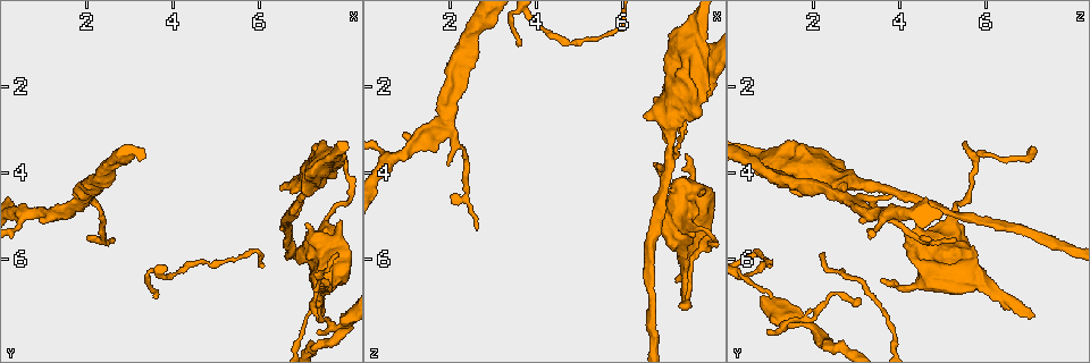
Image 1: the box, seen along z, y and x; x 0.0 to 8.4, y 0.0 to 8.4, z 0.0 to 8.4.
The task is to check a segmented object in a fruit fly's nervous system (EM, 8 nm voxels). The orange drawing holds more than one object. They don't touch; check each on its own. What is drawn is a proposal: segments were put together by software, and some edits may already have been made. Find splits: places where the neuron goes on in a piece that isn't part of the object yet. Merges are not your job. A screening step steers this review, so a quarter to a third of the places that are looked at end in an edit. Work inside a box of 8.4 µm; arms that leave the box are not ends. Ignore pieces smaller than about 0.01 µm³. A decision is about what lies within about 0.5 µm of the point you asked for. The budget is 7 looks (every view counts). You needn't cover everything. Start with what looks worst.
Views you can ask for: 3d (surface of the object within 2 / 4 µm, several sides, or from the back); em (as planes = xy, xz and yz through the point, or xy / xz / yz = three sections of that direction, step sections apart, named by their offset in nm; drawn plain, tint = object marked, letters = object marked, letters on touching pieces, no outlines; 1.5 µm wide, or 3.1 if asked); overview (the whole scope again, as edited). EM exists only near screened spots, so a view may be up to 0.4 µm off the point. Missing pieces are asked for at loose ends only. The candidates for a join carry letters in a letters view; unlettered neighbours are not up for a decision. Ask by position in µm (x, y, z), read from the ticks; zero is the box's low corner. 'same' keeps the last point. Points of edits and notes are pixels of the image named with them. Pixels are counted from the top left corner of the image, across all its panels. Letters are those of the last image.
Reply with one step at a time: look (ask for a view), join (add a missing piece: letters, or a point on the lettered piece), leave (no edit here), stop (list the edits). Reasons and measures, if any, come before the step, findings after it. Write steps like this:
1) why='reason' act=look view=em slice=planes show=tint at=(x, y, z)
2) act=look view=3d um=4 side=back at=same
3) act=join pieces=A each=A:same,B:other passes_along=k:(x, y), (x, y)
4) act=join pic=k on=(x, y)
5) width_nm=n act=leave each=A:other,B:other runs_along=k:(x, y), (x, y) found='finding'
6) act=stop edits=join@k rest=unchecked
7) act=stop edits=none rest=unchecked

why='tapers out' act=look view=em slice=planes show=plain at=(7.45, 7.30, 7.10)

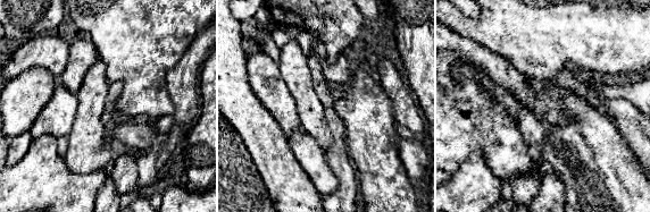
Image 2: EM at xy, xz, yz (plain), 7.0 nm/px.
act=look view=em slice=planes show=letters at=same

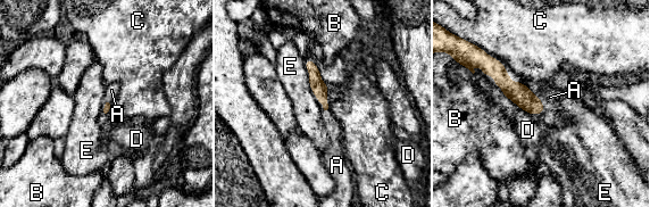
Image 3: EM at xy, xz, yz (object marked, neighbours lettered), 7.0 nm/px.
act=join pieces=A each=A:same,B:other,C:other,D:other,E:other passes_along=3:(522, 96), (524, 85), (550, 97) found='it goes on there'

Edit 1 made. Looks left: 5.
why='see it whole again' act=look view=overview

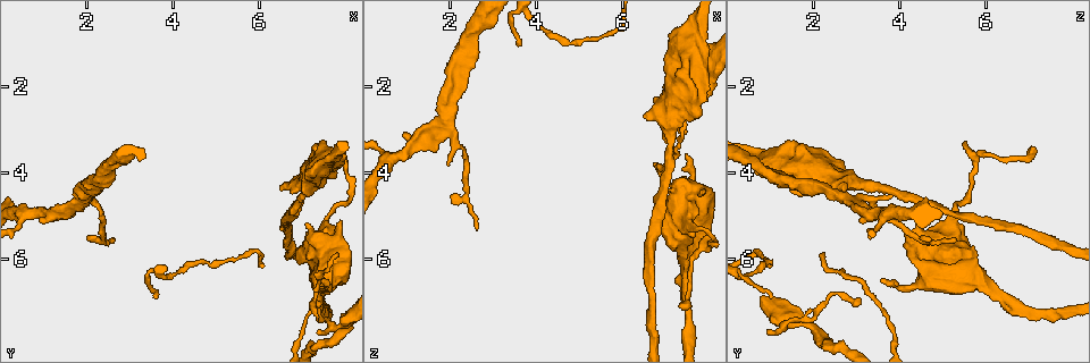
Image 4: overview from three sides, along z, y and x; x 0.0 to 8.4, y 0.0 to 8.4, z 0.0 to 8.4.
why='branch stops here' act=look view=em slice=planes show=letters at=(6.55, 4.45, 2.70)

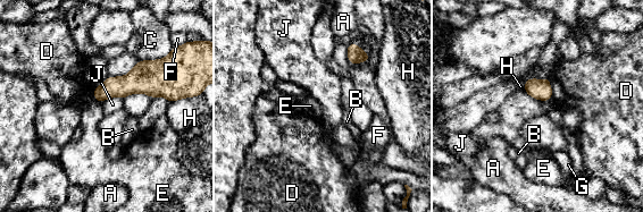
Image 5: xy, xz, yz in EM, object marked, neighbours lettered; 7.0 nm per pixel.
act=leave each=A:other,B:other,C:other,D:other,E:other,F:other,G:other,H:other,J:other border=5:(523, 91), (536, 99), (551, 99) found='no lettered piece goes on from it'

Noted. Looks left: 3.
why='branch stops here' act=look view=em slice=planes show=letters at=(3.55, 6.95, 1.10)

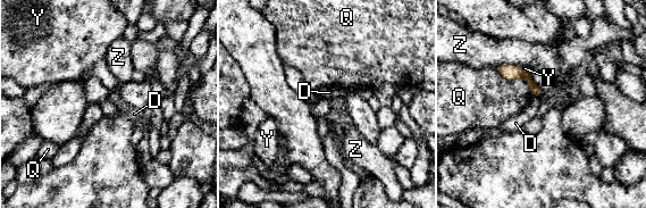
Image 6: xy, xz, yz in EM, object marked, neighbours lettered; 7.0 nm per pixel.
act=leave each=D:other,Q:other,Y:other,Z:other runs_along=6:(500, 68), (522, 74), (538, 92) found='none of them fits'

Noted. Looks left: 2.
act=stop edits=join@3 rest=unchecked

